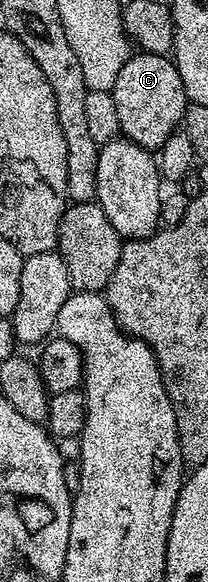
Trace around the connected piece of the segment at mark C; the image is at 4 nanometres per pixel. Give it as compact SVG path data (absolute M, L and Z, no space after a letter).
M141 50L129 55L111 93L118 105L118 122L123 139L133 140L138 146L149 150L160 150L183 125L190 103L182 86L182 74L178 74L175 63L167 55L159 56Z

